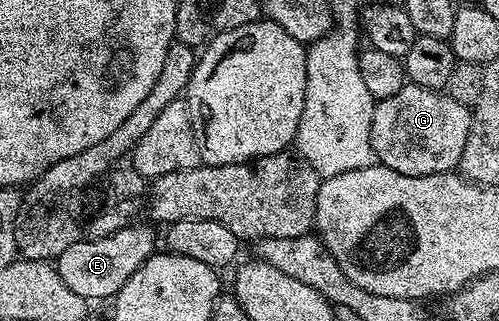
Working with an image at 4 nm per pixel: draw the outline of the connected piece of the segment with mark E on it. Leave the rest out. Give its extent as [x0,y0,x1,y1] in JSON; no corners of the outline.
[56,225,155,301]

